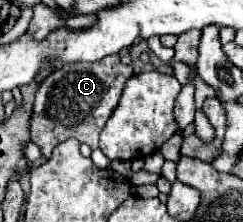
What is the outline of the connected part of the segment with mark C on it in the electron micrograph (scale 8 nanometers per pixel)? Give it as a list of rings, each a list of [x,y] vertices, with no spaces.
[[[110,55],[100,63],[70,63],[56,71],[56,75],[48,75],[34,95],[30,119],[30,139],[40,147],[42,157],[50,159],[52,149],[70,137],[90,145],[90,149],[98,149],[98,135],[118,105],[122,89],[132,75],[132,63],[124,65],[118,55]]]

